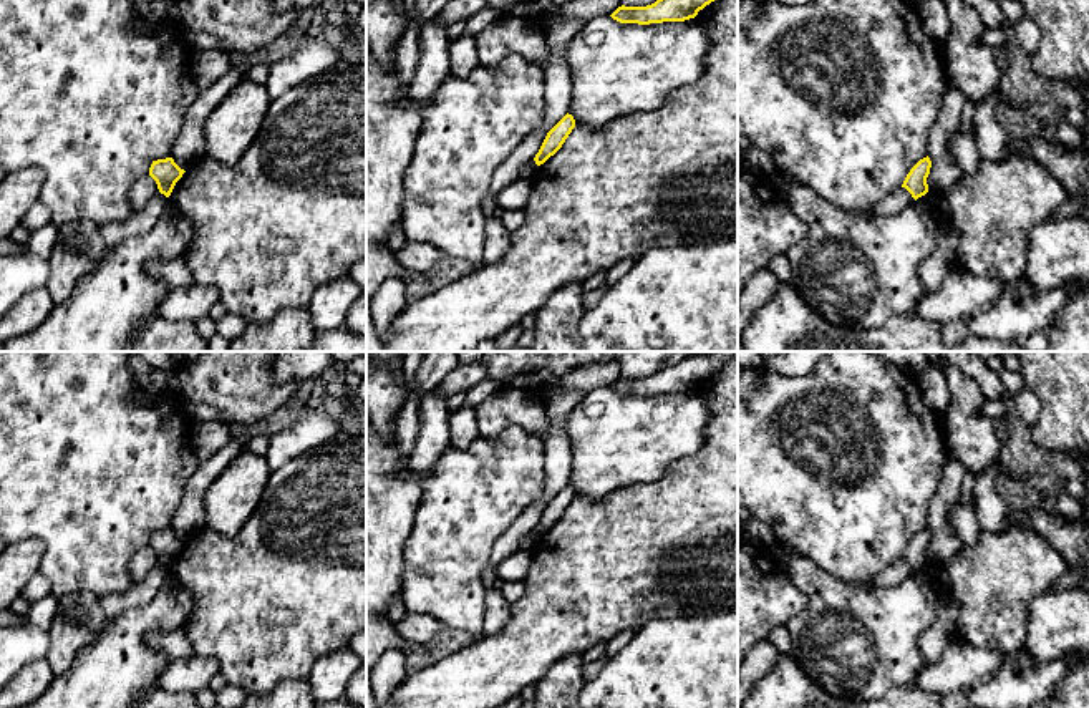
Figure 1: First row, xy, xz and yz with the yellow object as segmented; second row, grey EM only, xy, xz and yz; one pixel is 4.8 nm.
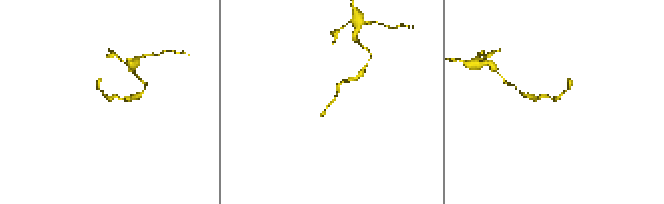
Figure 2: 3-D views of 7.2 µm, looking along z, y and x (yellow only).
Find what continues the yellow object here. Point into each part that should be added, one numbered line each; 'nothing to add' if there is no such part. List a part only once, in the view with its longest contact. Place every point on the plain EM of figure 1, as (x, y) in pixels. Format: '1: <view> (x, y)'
nothing to add

